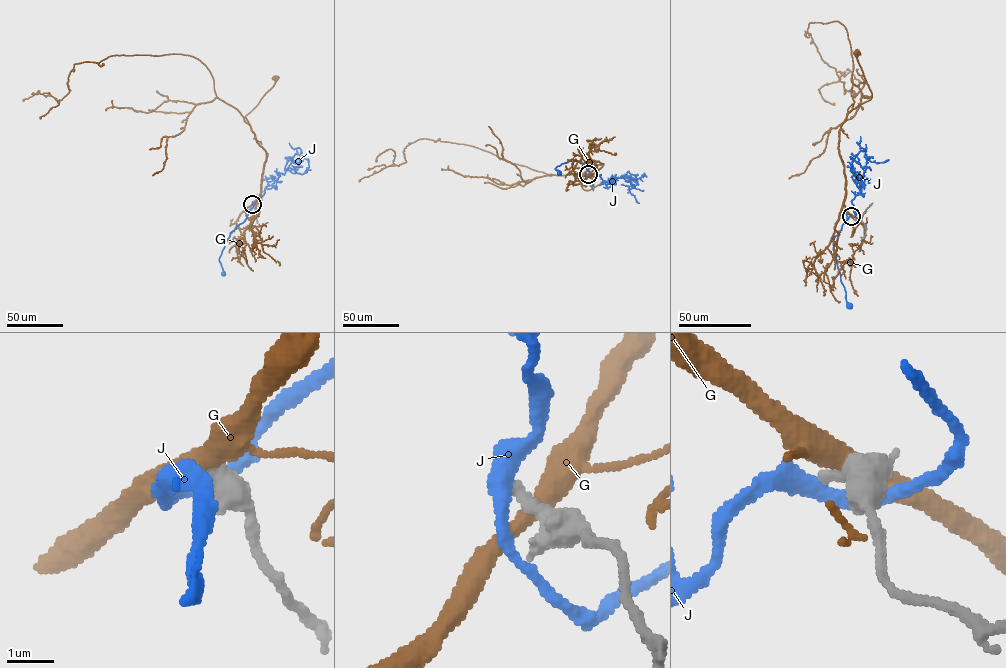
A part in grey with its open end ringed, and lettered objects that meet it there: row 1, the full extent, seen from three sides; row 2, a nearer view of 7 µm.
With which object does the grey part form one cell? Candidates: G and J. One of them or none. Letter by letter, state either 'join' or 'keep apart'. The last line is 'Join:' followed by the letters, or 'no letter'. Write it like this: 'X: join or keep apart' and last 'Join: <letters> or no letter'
G: keep apart
J: keep apart
Join: no letter

